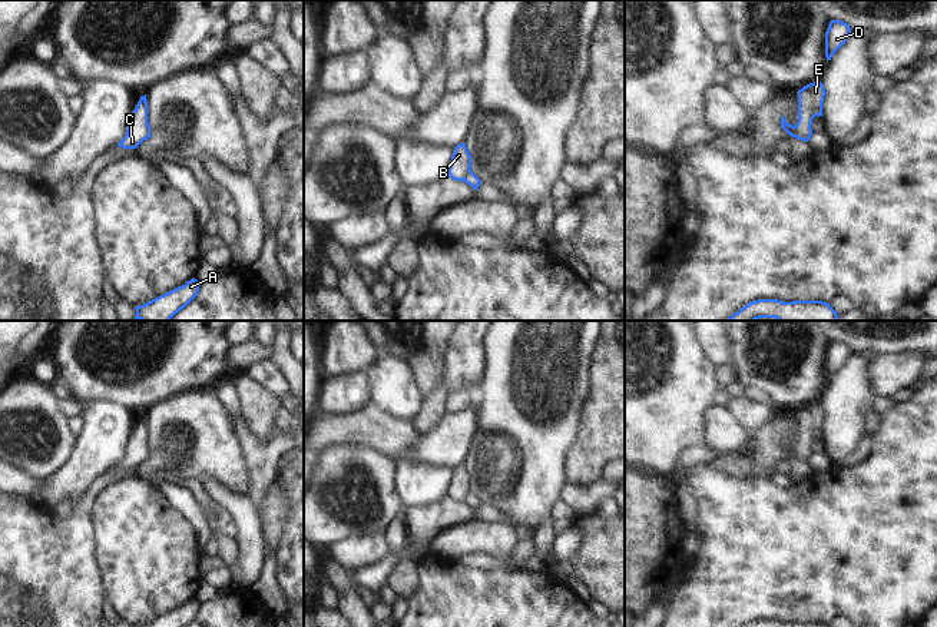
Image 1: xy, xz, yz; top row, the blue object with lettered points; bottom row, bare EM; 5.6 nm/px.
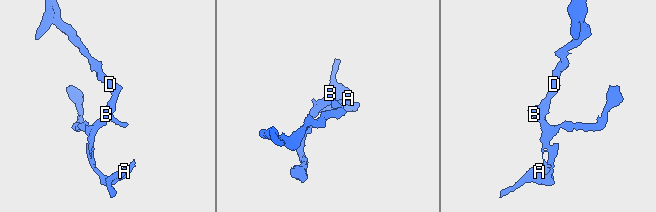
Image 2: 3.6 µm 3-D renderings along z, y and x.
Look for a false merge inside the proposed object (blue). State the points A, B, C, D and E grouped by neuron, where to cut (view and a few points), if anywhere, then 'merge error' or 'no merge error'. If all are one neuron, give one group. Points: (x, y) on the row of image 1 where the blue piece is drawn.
groups A B C / D E; cut yz (794, 126), (797, 136); merge error

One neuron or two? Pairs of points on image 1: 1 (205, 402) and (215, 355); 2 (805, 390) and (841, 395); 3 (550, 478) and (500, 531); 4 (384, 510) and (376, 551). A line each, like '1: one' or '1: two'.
1: two
2: two
3: two
4: two

